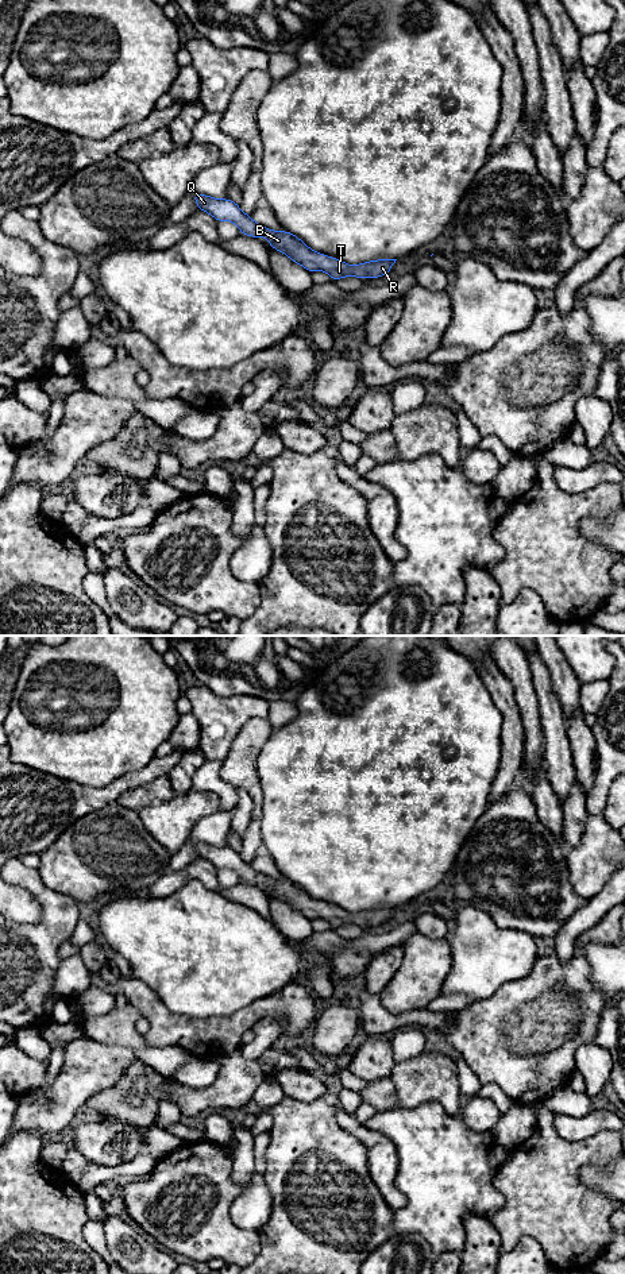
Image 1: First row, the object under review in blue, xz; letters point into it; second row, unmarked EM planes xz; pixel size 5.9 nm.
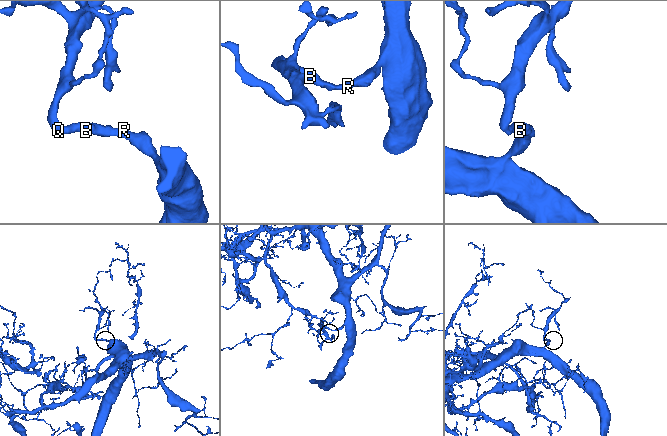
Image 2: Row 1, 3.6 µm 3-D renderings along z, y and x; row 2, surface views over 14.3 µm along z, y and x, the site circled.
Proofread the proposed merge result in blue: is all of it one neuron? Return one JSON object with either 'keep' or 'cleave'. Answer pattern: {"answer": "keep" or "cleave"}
{"answer": "keep"}

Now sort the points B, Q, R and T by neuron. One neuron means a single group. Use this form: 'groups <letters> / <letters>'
groups B Q R T

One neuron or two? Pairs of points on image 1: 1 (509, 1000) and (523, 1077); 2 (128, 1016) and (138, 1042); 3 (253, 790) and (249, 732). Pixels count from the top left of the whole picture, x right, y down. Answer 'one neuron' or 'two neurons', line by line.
1: one neuron
2: one neuron
3: one neuron

